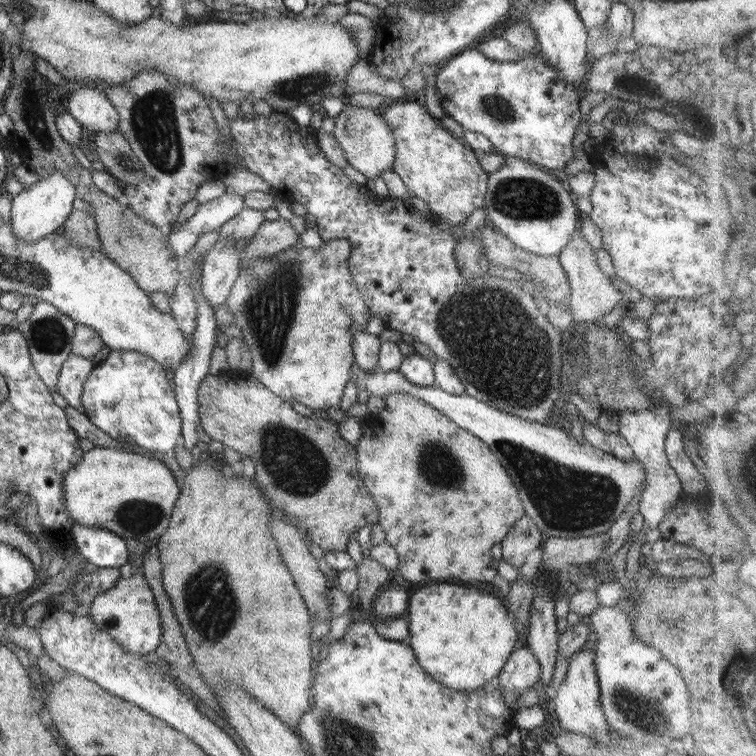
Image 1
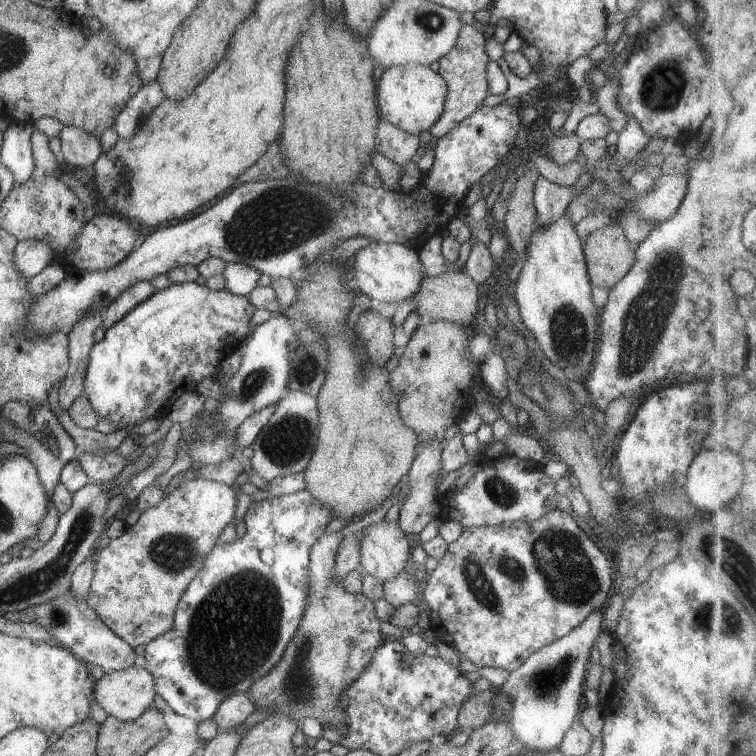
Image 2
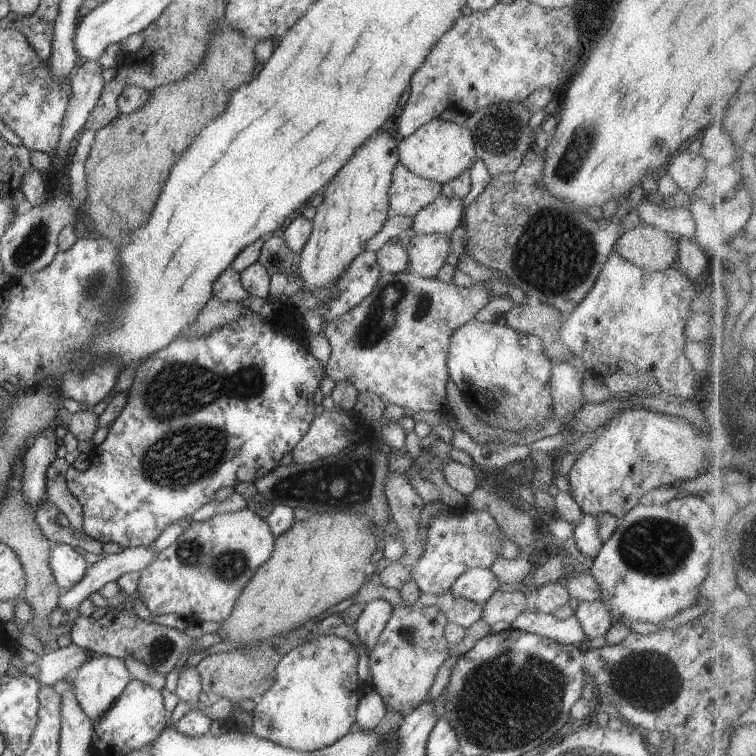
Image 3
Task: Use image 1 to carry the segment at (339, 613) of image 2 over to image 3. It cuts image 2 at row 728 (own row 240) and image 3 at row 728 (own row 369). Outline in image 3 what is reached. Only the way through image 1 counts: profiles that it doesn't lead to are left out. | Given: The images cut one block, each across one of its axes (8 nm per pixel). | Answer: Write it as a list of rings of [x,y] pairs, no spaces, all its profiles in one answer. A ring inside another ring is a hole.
[[[314,635],[314,638],[306,643],[293,648],[286,656],[282,657],[282,660],[278,662],[276,666],[276,676],[274,676],[274,684],[272,688],[262,695],[262,698],[256,702],[256,708],[252,713],[252,727],[250,733],[260,739],[265,739],[274,742],[276,745],[293,749],[294,751],[316,751],[322,748],[335,744],[338,740],[341,740],[345,735],[350,733],[352,726],[354,726],[355,715],[358,702],[362,698],[364,691],[364,684],[358,684],[358,674],[356,673],[356,667],[358,662],[358,645],[355,643],[353,636],[350,638],[343,638],[336,635]]]

